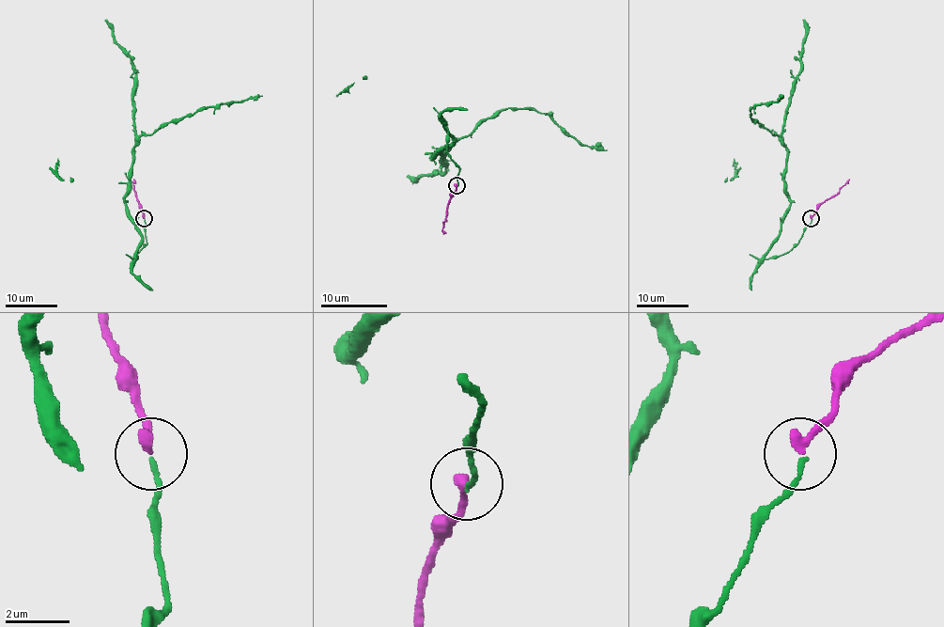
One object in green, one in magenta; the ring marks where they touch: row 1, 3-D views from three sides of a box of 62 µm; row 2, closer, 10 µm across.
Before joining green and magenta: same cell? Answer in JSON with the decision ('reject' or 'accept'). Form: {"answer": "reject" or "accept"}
{"answer": "accept"}

